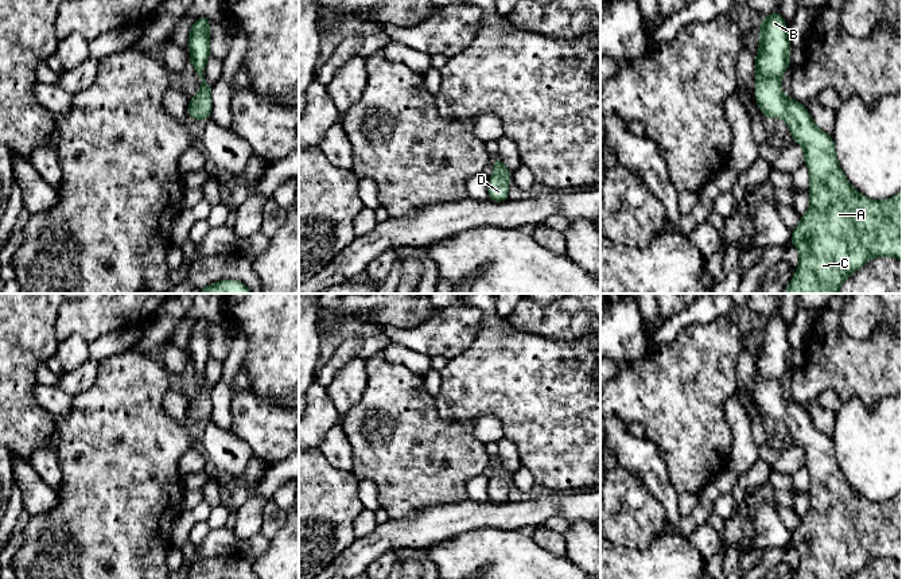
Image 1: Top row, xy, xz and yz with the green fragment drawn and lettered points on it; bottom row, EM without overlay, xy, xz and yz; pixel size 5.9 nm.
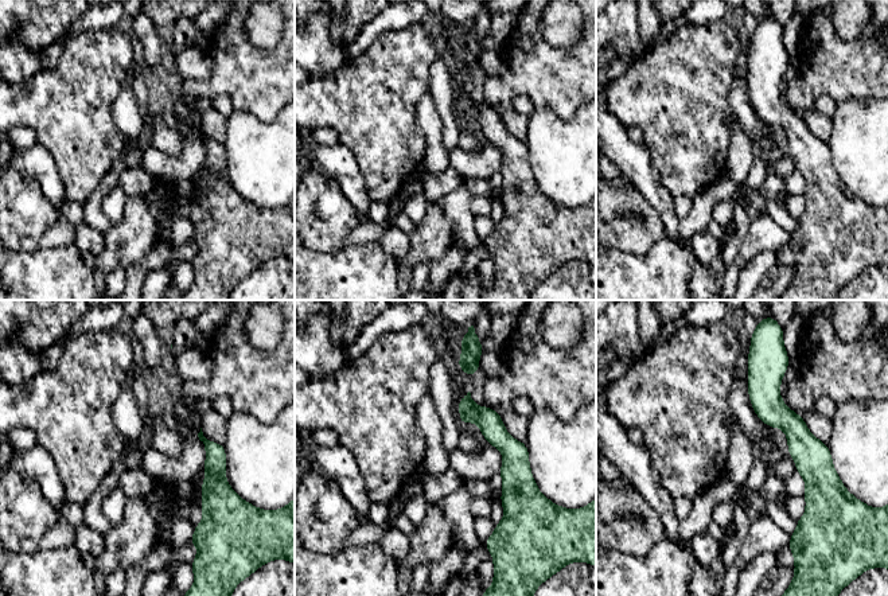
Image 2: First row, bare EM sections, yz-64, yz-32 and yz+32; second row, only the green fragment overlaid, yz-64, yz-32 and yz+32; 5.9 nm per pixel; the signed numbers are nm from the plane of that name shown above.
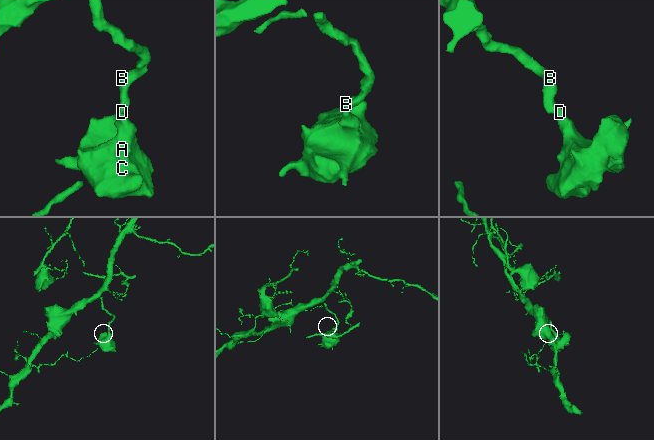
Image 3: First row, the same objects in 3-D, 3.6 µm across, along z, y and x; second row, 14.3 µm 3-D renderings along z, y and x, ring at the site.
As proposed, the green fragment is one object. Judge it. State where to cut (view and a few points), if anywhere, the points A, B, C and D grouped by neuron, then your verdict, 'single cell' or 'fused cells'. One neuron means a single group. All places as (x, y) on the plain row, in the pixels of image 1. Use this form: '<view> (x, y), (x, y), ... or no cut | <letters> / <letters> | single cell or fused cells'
no cut | A B C D | single cell

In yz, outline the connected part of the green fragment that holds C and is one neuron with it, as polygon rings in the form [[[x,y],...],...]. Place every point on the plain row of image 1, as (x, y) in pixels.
[[[775,314],[763,319],[758,337],[759,349],[754,360],[755,403],[769,421],[785,421],[793,443],[804,450],[804,466],[810,477],[810,508],[790,539],[800,553],[800,566],[793,579],[848,579],[874,559],[902,561],[902,491],[886,502],[872,502],[848,485],[837,463],[832,438],[814,427],[805,407],[782,395],[781,381],[790,368],[792,351],[782,316]]]

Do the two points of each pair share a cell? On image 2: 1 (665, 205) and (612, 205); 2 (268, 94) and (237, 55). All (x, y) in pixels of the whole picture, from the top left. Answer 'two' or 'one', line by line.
1: two
2: one

